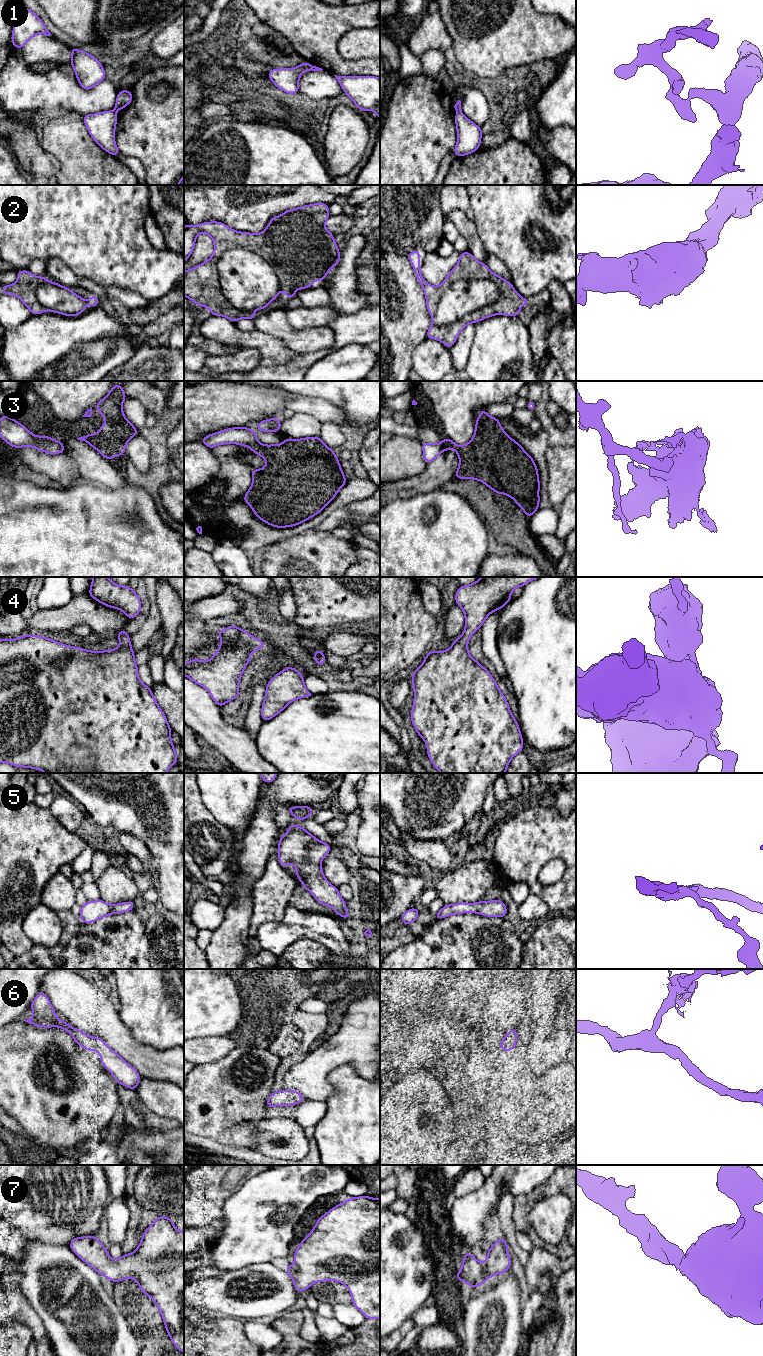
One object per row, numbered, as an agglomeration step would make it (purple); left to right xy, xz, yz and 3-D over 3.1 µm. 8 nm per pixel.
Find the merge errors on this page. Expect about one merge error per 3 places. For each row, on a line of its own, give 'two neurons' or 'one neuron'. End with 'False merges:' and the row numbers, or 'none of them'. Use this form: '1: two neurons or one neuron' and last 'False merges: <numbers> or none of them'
1: two neurons
2: two neurons
3: two neurons
4: one neuron
5: one neuron
6: one neuron
7: one neuron
False merges: 1, 2, 3

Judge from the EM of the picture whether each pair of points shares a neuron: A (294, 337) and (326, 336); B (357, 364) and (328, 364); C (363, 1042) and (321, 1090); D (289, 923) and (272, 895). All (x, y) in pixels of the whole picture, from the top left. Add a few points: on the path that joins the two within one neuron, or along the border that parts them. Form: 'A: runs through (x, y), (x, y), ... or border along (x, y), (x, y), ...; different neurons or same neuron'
A: runs through (302, 337), (318, 337); same neuron
B: runs through (350, 364), (347, 367), (335, 367); same neuron
C: runs through (348, 1046), (321, 1072), (321, 1075); same neuron
D: border along (287, 905), (280, 920), (270, 920), (262, 924); different neurons

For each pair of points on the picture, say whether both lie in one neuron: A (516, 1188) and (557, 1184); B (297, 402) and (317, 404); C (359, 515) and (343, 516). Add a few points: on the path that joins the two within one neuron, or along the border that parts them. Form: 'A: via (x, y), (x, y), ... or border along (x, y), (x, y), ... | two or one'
A: border along (551, 1175), (531, 1191), (515, 1197) | two
B: via (302, 404), (312, 404) | one
C: border along (347, 506), (351, 512), (353, 527) | two

